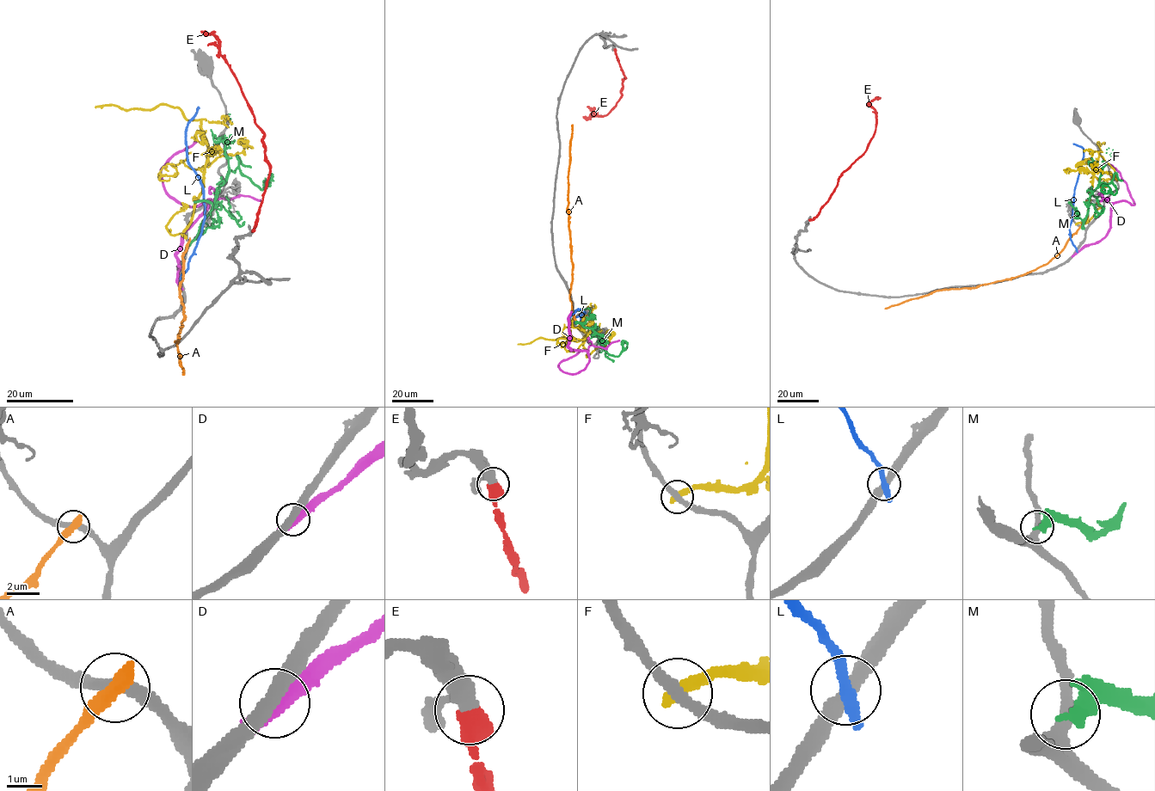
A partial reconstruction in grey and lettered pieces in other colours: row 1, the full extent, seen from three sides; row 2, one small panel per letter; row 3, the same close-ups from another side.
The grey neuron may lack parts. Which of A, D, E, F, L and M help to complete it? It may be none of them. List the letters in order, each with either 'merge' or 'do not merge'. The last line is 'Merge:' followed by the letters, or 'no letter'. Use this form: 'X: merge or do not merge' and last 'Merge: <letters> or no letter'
A: do not merge
D: do not merge
E: merge
F: do not merge
L: do not merge
M: do not merge
Merge: E

